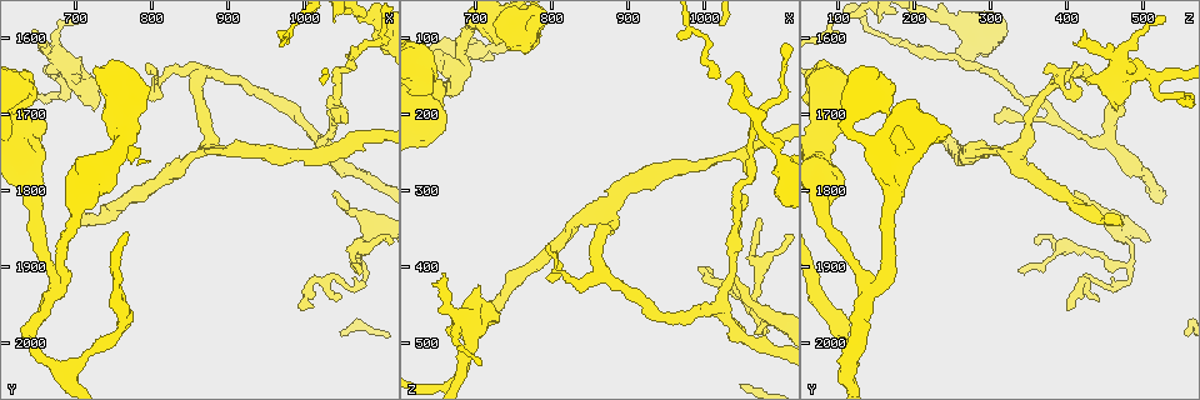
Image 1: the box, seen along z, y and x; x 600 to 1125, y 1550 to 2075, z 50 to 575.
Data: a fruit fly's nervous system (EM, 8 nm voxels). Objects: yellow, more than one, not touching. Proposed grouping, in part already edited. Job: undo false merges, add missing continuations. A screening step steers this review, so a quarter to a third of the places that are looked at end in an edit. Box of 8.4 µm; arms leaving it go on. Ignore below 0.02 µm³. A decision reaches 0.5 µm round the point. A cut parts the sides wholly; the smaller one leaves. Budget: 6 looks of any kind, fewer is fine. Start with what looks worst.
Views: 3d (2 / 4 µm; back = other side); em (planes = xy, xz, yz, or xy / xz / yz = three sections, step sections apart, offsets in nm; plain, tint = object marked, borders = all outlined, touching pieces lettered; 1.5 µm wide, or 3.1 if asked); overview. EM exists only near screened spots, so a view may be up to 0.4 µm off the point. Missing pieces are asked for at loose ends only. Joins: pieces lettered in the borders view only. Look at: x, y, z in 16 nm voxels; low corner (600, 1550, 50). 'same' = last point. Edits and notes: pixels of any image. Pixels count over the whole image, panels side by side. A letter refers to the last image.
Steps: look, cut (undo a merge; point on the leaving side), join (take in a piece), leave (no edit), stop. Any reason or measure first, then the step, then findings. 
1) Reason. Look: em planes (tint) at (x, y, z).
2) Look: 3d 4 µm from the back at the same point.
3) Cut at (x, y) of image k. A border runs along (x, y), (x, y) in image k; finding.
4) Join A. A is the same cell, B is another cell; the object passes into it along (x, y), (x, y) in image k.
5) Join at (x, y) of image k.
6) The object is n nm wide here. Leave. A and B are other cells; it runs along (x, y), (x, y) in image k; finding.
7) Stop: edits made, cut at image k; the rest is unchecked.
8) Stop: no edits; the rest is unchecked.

Tapers out. Look: em planes (borders) at (1075, 1905, 340).

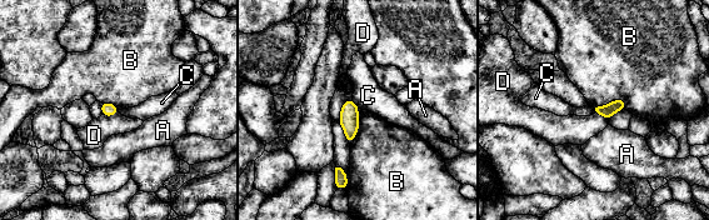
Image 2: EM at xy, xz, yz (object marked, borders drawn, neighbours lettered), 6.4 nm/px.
The longest contact is with B, 220 nm. Leave. A, B, C and D are other cells; none of them fits.

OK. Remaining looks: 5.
Three-way junction. Look: em planes (borders) at (685, 2030, 115).

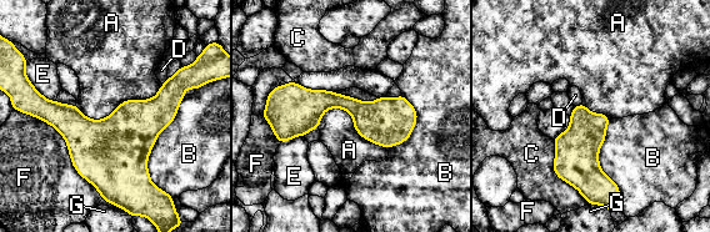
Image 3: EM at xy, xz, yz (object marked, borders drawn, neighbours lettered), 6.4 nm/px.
The object is 200 nm wide here. Leave. A, B, C, D, E, F and G are other cells; a border runs along (163, 84), (101, 119), (74, 105) in image 3; continuous, no second neuron.

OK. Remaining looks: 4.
Tapers out. Look: 3d 4 µm at (795, 1640, 370).

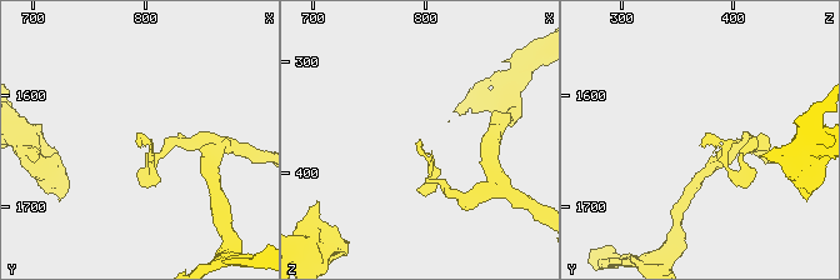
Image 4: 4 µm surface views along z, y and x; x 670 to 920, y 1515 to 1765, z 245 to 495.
Look: em planes (borders) at (792, 1644, 374).

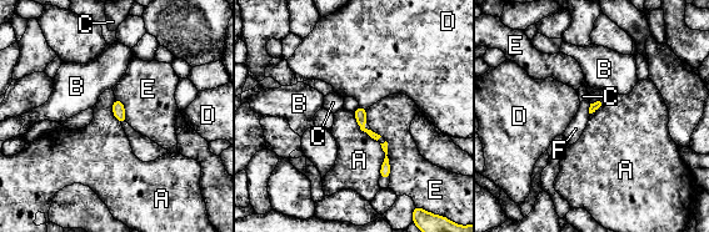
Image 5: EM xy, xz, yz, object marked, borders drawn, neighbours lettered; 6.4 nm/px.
Leave. A, B, C, D, E and F are other cells; a border runs along (353, 112), (358, 126), (377, 141) in image 5; no lettered piece goes on from it.

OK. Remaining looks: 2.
Stop: no edits; the rest is unchecked.

